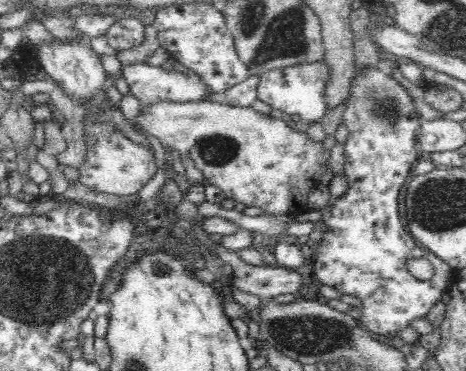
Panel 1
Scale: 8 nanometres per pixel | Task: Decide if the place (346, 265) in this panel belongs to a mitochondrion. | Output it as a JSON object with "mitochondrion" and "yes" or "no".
{"mitochondrion":"no"}

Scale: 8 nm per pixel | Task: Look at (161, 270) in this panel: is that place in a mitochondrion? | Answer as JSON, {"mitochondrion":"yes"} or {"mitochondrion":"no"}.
{"mitochondrion":"no"}

